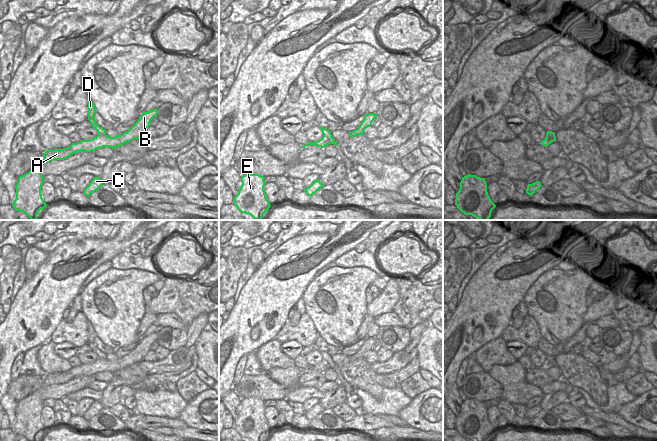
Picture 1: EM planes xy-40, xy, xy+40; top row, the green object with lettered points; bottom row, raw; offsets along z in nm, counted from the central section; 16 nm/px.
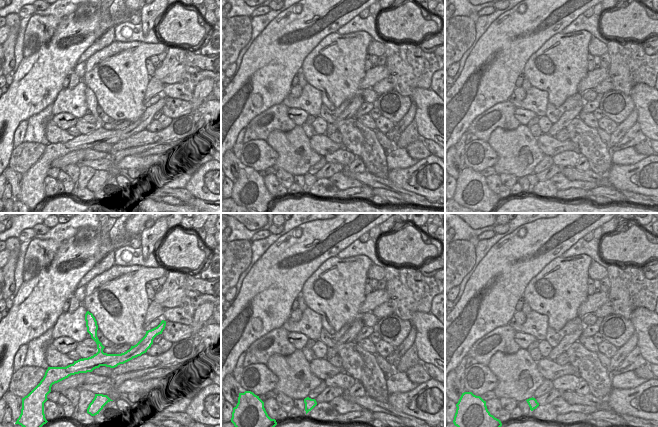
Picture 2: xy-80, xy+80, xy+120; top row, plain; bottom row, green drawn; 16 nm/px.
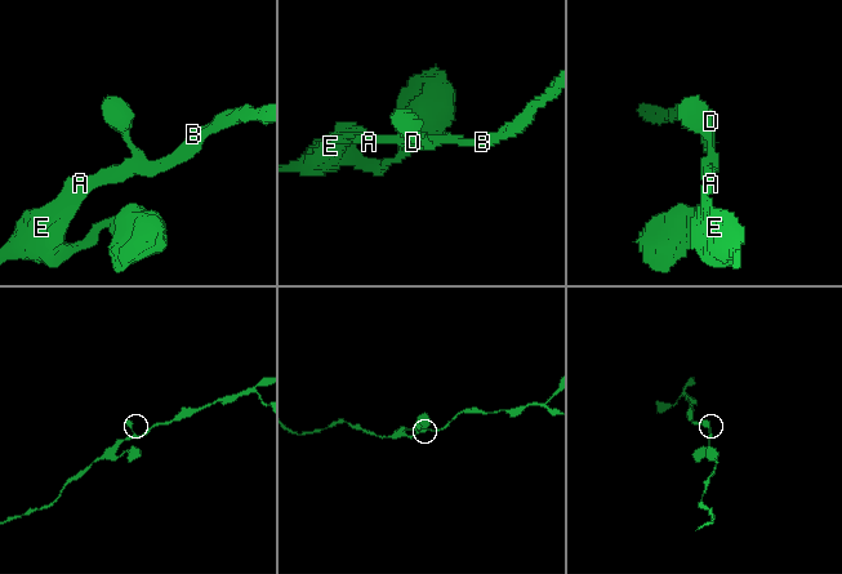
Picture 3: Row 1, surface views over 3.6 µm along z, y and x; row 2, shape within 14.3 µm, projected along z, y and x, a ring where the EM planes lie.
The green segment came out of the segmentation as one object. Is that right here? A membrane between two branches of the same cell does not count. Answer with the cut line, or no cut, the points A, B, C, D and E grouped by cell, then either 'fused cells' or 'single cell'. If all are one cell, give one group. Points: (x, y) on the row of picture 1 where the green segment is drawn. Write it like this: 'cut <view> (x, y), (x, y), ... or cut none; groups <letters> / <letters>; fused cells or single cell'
cut xy (323, 135), (335, 141); groups A B C E / D; fused cells

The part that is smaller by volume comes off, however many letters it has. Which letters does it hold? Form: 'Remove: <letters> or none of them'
Remove: D

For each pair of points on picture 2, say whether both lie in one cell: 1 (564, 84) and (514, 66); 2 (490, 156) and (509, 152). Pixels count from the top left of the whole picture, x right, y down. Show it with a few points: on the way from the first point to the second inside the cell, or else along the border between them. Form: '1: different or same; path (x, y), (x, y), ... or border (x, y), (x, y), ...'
1: different; border (537, 50), (530, 56), (522, 72)
2: different; border (487, 141), (497, 155), (497, 161), (493, 166)

